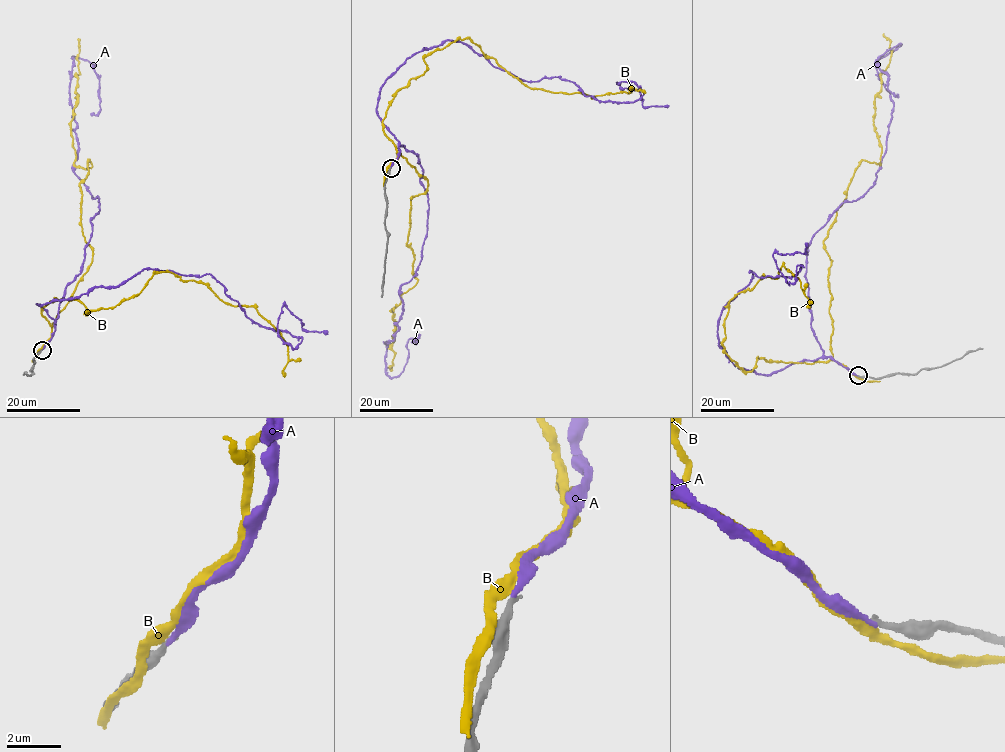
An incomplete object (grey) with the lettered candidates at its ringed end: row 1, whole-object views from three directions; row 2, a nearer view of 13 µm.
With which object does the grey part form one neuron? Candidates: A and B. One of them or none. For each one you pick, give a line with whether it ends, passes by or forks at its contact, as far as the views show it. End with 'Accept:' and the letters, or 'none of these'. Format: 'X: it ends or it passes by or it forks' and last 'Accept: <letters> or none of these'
Accept: none of these

